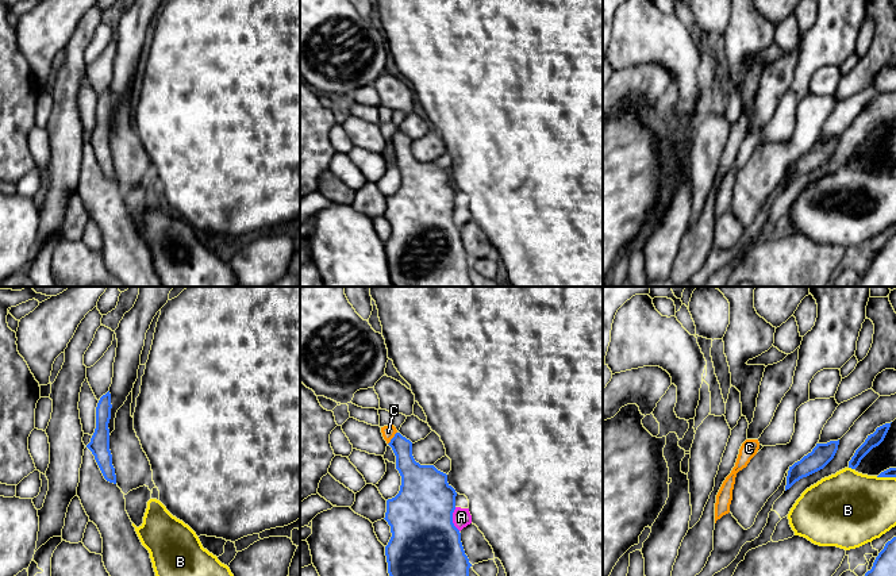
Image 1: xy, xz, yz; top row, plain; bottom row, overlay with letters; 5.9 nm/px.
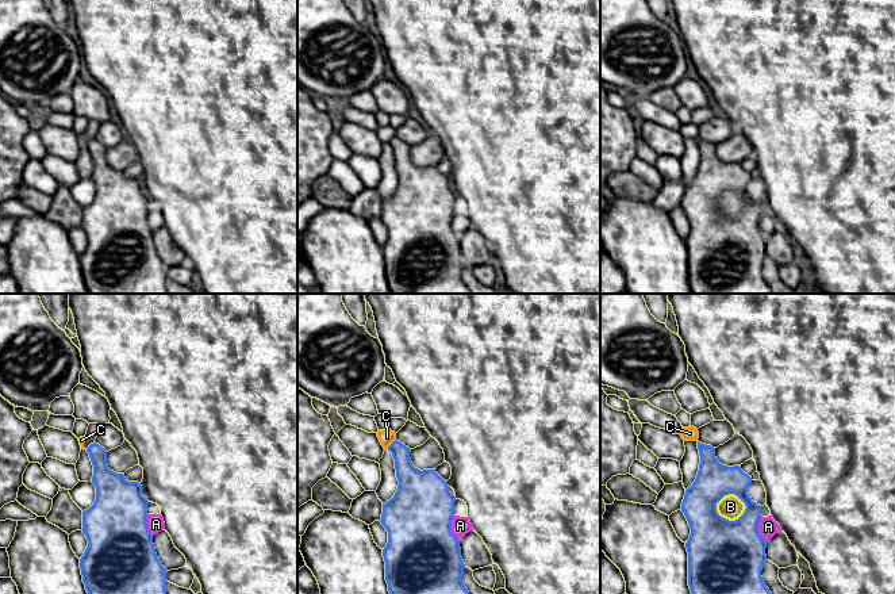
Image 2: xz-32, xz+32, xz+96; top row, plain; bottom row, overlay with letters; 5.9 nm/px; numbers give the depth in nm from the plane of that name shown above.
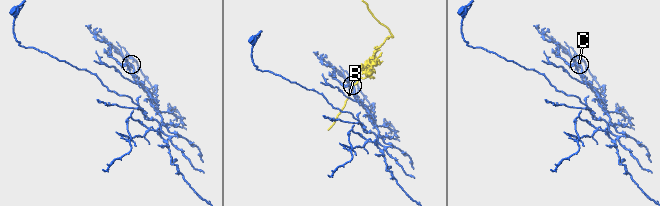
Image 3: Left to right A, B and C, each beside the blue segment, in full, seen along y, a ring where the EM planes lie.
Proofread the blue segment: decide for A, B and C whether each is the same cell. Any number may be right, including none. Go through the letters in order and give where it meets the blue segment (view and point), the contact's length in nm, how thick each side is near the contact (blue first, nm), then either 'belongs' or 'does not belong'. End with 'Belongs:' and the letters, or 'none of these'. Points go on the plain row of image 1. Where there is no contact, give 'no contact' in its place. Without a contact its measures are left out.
A: meets blue in xz at (452, 217); contact 150 nm long; 440 nm thick on the blue side, 110 nm on the other; does not belong
B: meets blue in yz at (852, 165); contact 40 nm long; 80 nm thick on the blue side, 460 nm on the other; does not belong
C: meets blue in xz at (392, 135); contact 90 nm long; 150 nm thick on the blue side, 80 nm on the other; does not belong
Belongs: none of these

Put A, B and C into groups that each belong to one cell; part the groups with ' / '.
A / B / C

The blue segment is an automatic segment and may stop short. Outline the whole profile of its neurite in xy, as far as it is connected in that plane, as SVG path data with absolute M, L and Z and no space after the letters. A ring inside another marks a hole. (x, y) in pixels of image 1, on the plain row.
M109 88L103 92L96 104L96 126L86 145L95 153L95 157L104 173L109 180L116 181L115 165L112 162L112 151L109 147L109 126L111 116L111 91Z

